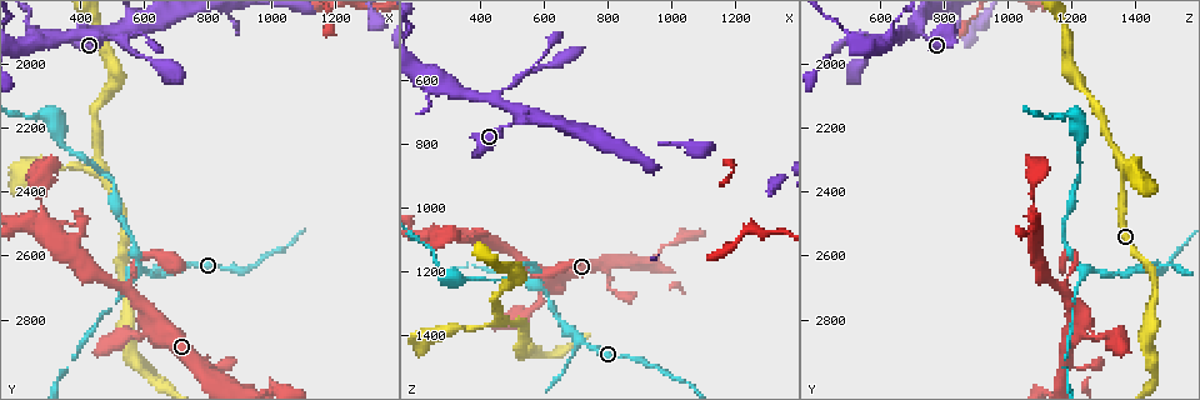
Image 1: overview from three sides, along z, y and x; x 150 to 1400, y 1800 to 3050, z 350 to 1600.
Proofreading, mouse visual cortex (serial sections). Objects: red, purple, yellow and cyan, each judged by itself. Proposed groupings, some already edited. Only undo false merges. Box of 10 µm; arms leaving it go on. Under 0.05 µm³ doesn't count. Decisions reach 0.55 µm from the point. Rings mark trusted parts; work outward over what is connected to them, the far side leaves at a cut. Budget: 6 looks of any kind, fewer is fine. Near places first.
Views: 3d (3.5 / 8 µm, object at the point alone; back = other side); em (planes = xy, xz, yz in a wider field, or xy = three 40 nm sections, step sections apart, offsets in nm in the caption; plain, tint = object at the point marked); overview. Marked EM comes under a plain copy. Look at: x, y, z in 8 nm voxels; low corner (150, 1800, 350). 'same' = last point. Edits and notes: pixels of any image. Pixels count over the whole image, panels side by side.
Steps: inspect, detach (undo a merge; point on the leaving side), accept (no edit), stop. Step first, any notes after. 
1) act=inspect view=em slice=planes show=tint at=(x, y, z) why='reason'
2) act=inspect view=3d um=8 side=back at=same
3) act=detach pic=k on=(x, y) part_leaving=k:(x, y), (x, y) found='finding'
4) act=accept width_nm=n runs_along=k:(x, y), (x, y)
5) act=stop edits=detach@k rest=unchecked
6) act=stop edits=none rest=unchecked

act=inspect view=3d um=3.5 at=(500, 2770, 1200) why='narrows sharply'

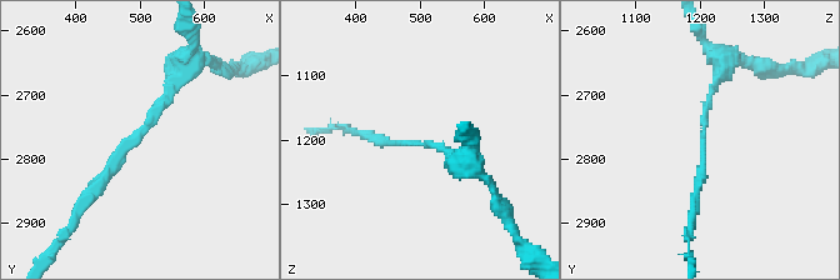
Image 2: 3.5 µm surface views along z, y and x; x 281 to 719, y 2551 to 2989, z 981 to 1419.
act=inspect view=em slice=xy step=5 show=tint at=(500, 2760, 1205)

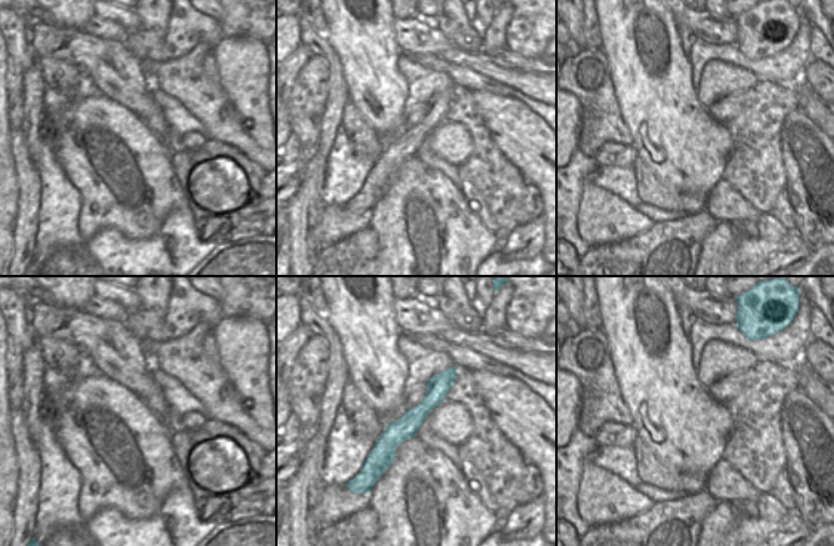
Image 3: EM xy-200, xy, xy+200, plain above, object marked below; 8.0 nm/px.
act=inspect view=em slice=xy step=3 show=tint at=same

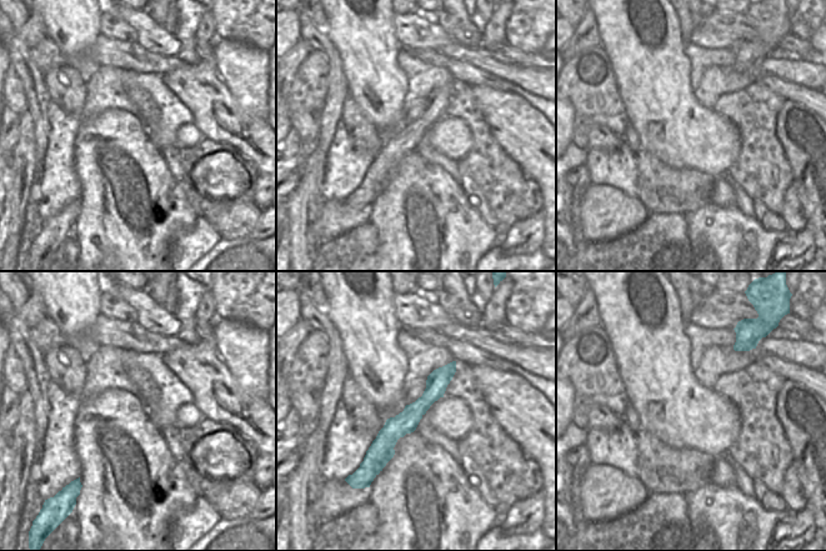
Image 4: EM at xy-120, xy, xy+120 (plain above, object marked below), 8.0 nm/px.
act=accept runs_along=4:(452, 365), (385, 441), (378, 464) found='all the same cell'

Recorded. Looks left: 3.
act=inspect view=3d um=8 at=(540, 1900, 710) why='thick turns thin'

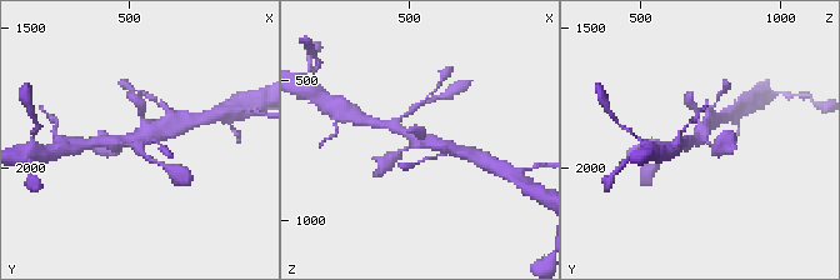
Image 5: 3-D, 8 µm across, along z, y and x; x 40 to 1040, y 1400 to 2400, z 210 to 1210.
act=inspect view=em slice=planes show=tint at=same why='need the tissue'

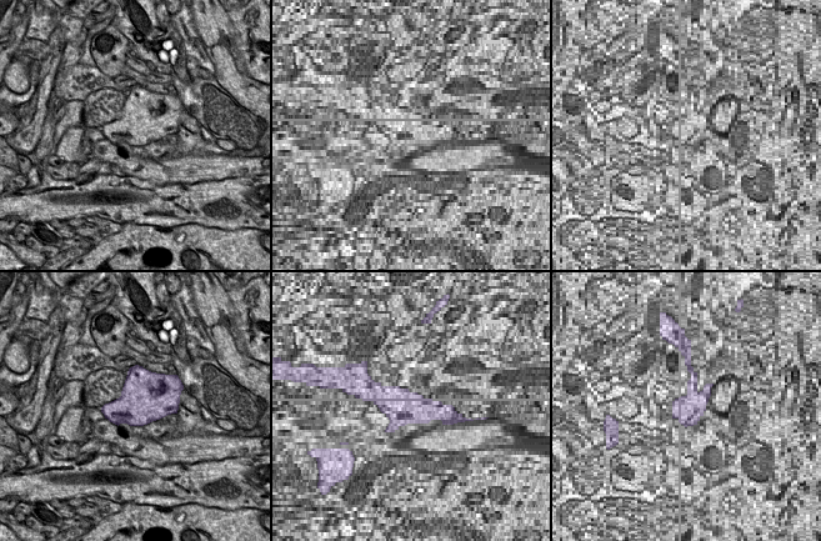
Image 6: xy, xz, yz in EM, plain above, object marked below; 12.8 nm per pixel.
act=accept arms=4 runs_along=5:(114, 148), (170, 124) found='continuous, no second cell'

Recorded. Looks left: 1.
act=stop edits=none rest=unchecked

